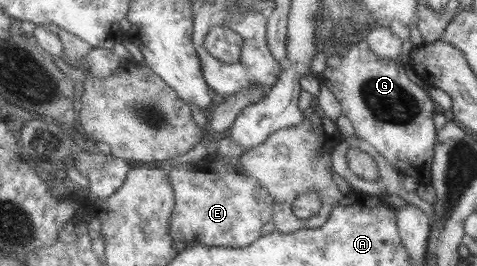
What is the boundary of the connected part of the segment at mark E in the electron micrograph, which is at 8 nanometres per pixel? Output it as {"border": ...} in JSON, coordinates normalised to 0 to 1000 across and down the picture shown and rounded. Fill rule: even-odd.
{"border":[[[459,583],[436,586],[400,613],[367,617],[356,635],[367,703],[369,778],[361,808],[358,868],[367,906],[384,906],[392,929],[423,917],[449,929],[520,929],[545,887],[558,838],[579,801],[579,748],[545,677],[509,639],[505,598],[465,598]]]}

